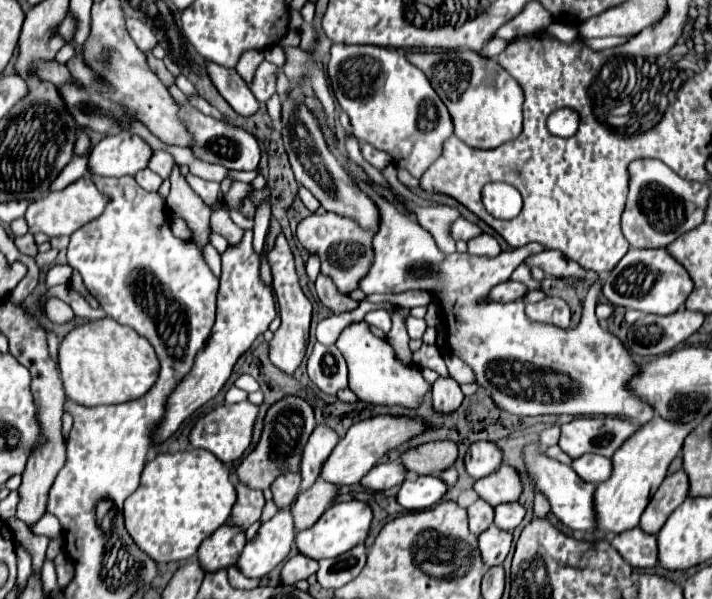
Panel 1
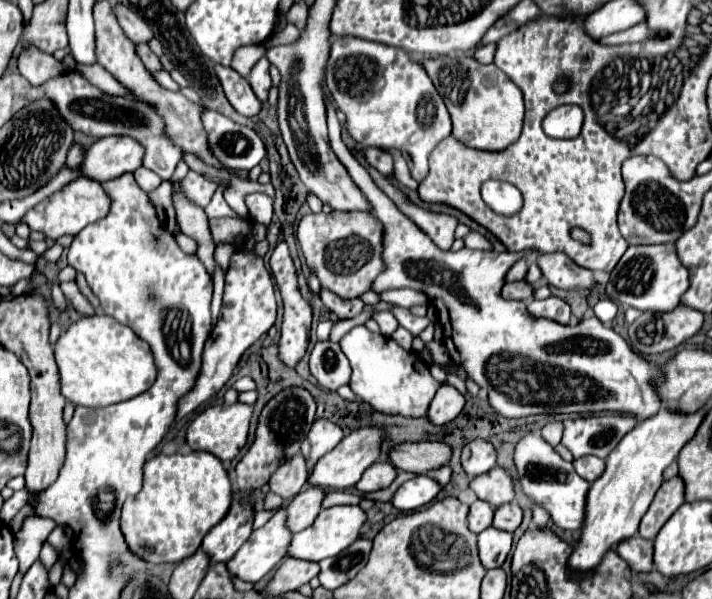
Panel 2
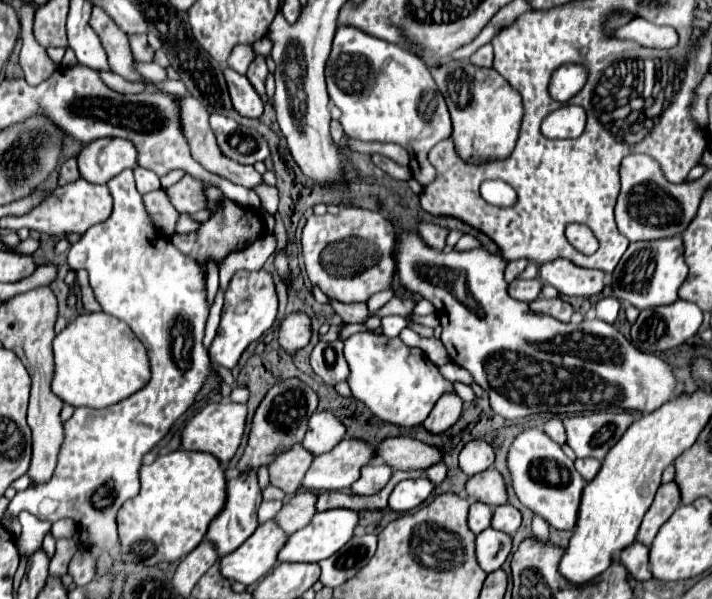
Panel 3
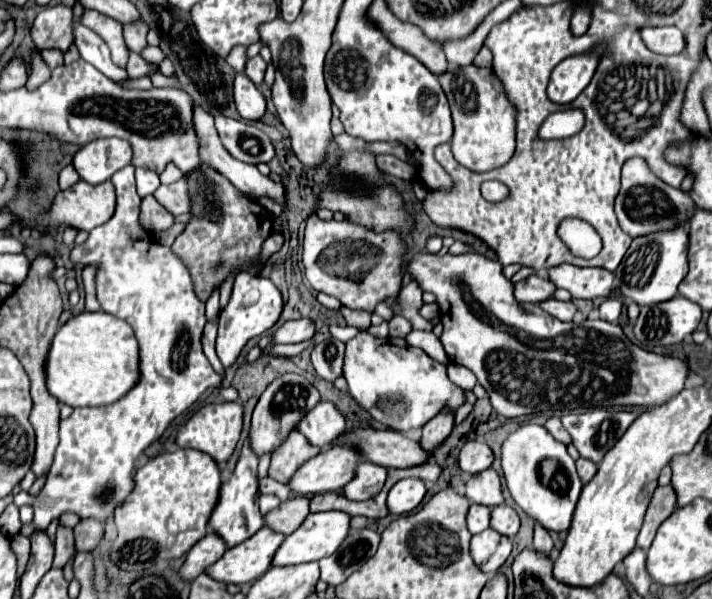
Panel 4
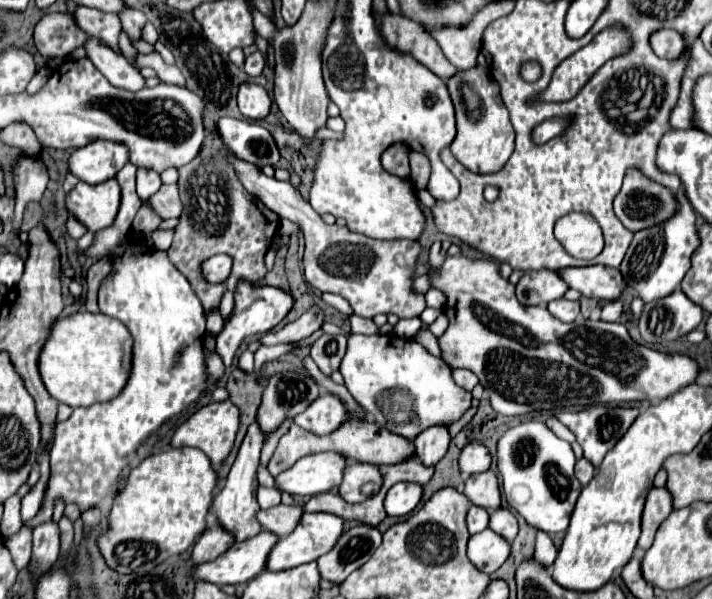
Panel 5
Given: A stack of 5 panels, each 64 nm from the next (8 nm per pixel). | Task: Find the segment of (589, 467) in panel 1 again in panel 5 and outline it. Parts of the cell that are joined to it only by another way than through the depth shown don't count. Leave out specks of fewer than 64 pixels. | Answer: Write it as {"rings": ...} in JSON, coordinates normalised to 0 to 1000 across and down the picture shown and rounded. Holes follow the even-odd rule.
{"rings":[[[815,765],[815,768],[809,771],[809,798],[815,801],[817,811],[823,811],[823,808],[831,801],[834,788],[837,788],[837,781],[834,781],[823,765]]]}

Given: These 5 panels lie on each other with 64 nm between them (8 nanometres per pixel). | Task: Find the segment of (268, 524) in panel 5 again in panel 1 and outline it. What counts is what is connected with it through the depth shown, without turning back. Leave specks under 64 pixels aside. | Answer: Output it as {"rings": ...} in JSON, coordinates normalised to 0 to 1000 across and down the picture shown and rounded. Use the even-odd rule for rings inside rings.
{"rings":[[[444,801],[444,808],[421,821],[416,838],[410,841],[410,861],[413,861],[413,878],[416,885],[430,885],[447,871],[447,865],[469,841],[475,828],[475,811],[458,805],[458,801]]]}

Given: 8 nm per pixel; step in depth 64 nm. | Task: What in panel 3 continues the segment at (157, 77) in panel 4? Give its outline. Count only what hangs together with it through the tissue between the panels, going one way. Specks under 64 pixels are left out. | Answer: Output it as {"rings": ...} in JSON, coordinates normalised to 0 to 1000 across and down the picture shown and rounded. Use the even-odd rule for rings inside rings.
{"rings":[[[236,132],[233,137],[223,139],[222,147],[228,154],[236,154],[250,160],[257,160],[257,154],[263,154],[258,139],[253,134]]]}

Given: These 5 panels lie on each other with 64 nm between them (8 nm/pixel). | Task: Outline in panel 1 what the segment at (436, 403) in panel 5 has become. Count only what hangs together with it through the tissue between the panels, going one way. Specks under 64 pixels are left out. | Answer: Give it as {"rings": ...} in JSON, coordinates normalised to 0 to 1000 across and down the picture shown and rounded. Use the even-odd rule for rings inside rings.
{"rings":[[[514,538],[489,544],[472,568],[472,578],[489,608],[492,651],[511,671],[545,674],[545,678],[565,674],[570,681],[584,681],[590,678],[596,661],[604,654],[604,641],[593,631],[590,614],[581,608],[565,611],[556,601],[551,578],[542,568],[534,568],[531,561],[525,561]]]}

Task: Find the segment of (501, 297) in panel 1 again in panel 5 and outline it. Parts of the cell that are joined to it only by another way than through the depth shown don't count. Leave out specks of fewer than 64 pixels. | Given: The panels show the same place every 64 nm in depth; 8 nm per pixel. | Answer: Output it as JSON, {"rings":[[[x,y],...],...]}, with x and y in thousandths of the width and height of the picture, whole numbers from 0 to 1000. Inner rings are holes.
{"rings":[[[747,451],[739,454],[725,474],[725,497],[739,511],[767,511],[770,504],[787,497],[798,477],[787,467],[784,454],[775,451]]]}

